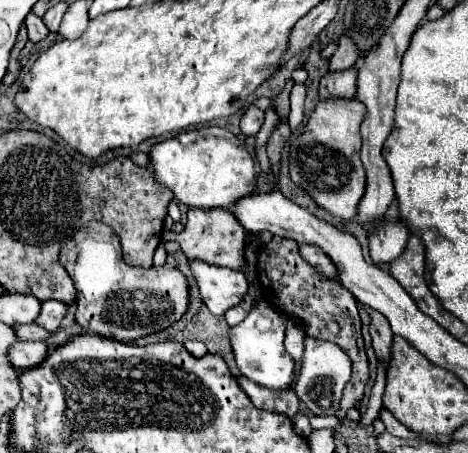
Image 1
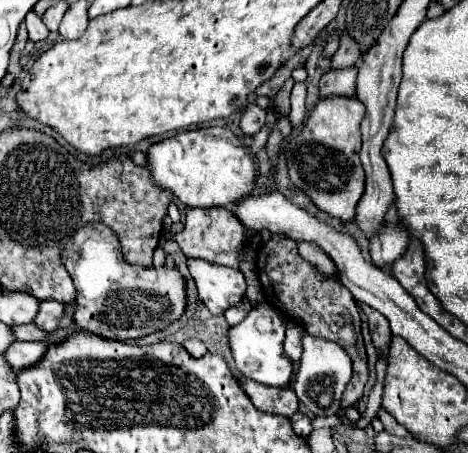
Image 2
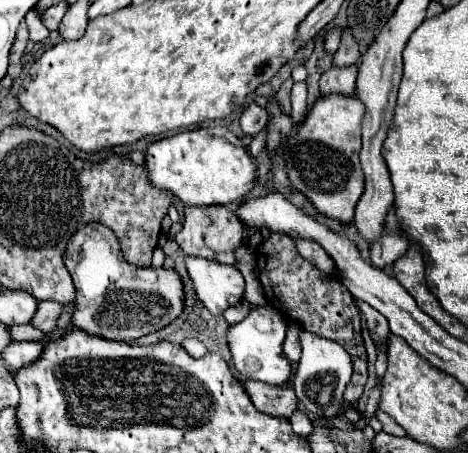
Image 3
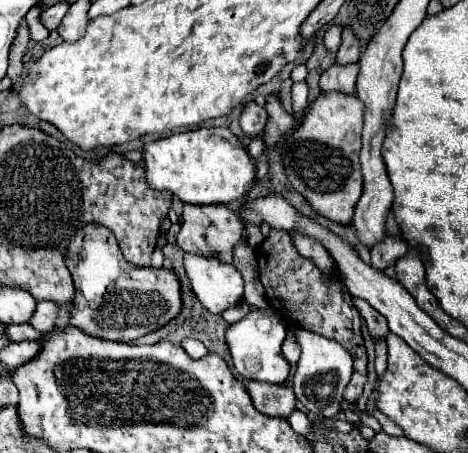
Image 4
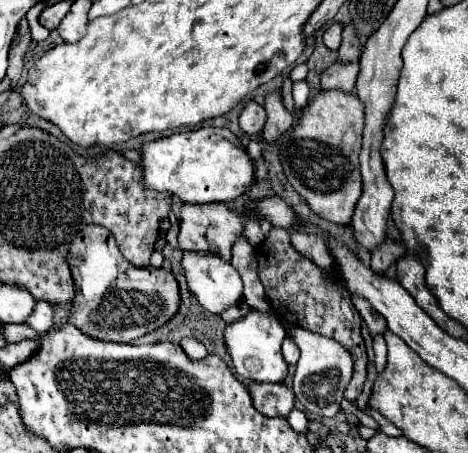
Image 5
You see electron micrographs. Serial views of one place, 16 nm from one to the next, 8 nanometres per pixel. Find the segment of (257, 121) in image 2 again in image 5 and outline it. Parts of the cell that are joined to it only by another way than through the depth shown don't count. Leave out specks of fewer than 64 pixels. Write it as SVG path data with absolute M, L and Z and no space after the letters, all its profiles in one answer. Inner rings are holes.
M254 100L246 102L242 112L240 112L240 118L238 118L238 124L240 128L246 132L246 134L260 134L262 126L266 122L266 112L260 104L256 104Z

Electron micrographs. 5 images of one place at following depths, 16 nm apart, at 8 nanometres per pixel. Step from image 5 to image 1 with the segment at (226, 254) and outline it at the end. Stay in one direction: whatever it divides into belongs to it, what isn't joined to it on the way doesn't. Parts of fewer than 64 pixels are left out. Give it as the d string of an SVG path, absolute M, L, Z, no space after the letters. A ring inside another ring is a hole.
M190 208L186 226L176 236L176 242L180 244L182 252L190 260L196 258L196 260L204 260L204 262L210 262L210 264L220 264L220 266L240 270L242 252L244 252L244 246L246 246L246 230L244 230L242 224L238 224L236 216L226 208L210 208L210 210Z

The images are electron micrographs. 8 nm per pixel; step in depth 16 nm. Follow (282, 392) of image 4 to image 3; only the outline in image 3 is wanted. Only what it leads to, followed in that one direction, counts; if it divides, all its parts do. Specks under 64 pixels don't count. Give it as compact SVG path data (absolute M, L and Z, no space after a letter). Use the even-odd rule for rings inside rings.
M244 380L244 388L246 388L252 404L264 414L288 418L296 410L296 394L288 386L276 388L270 384Z

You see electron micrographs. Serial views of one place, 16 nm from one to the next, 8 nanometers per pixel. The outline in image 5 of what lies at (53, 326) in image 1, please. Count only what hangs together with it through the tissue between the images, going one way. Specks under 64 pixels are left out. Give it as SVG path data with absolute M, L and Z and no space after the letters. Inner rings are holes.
M36 302L36 308L32 310L32 316L26 320L26 324L34 332L44 334L44 332L48 332L54 326L52 316L54 316L54 304L50 304L50 302Z

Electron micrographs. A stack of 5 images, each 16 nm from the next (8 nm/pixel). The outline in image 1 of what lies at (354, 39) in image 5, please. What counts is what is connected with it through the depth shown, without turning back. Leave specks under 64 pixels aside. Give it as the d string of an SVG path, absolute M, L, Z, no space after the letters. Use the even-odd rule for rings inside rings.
M340 36L340 44L338 50L334 52L334 56L330 58L330 70L344 70L356 64L360 52L356 52L356 44L352 44L352 40L348 40L348 36Z

